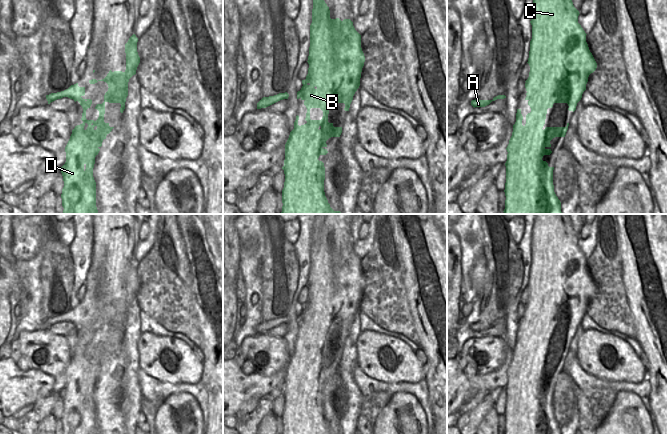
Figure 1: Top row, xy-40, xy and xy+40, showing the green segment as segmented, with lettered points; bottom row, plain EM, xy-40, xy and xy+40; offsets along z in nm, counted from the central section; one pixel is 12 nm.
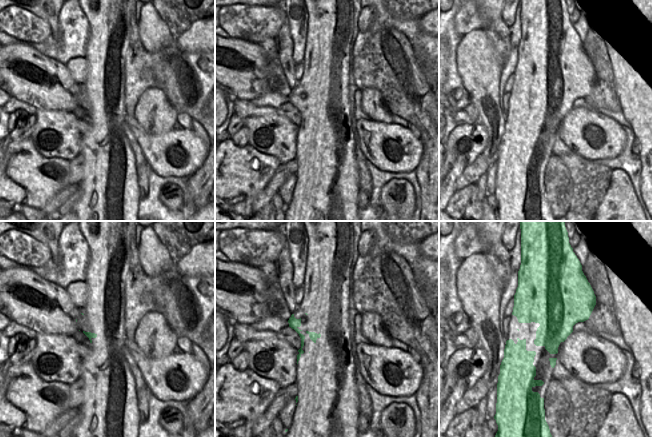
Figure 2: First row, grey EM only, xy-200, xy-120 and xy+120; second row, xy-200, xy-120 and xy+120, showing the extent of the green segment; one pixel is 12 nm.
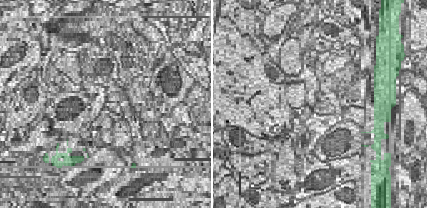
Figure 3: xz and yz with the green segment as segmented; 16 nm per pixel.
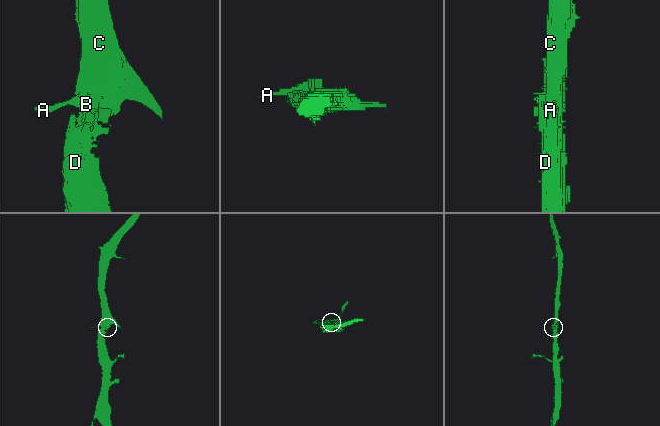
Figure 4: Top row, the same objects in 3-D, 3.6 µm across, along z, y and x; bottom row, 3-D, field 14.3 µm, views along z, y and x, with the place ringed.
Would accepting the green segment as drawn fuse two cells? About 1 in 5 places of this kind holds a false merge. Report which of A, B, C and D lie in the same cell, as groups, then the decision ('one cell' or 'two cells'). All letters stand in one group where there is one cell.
A B C D | one cell

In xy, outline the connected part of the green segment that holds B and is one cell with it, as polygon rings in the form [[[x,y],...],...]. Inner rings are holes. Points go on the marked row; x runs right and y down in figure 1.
[[[313,0],[307,62],[308,74],[302,80],[301,90],[297,92],[297,99],[303,100],[307,108],[307,123],[299,126],[297,115],[294,129],[285,144],[281,214],[341,214],[330,207],[325,196],[325,167],[318,158],[328,153],[326,141],[331,137],[340,137],[342,133],[342,127],[334,127],[333,123],[328,122],[329,103],[344,103],[344,110],[349,111],[353,96],[360,86],[365,56],[361,48],[361,35],[355,30],[353,22],[350,19],[331,19],[329,7],[324,0]],[[311,108],[320,108],[323,111],[321,120],[310,119]]]

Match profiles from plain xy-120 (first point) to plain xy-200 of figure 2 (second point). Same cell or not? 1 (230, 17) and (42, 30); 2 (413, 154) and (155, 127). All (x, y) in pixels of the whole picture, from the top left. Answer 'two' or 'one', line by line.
1: one
2: two

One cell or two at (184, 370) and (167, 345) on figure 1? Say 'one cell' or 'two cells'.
one cell

